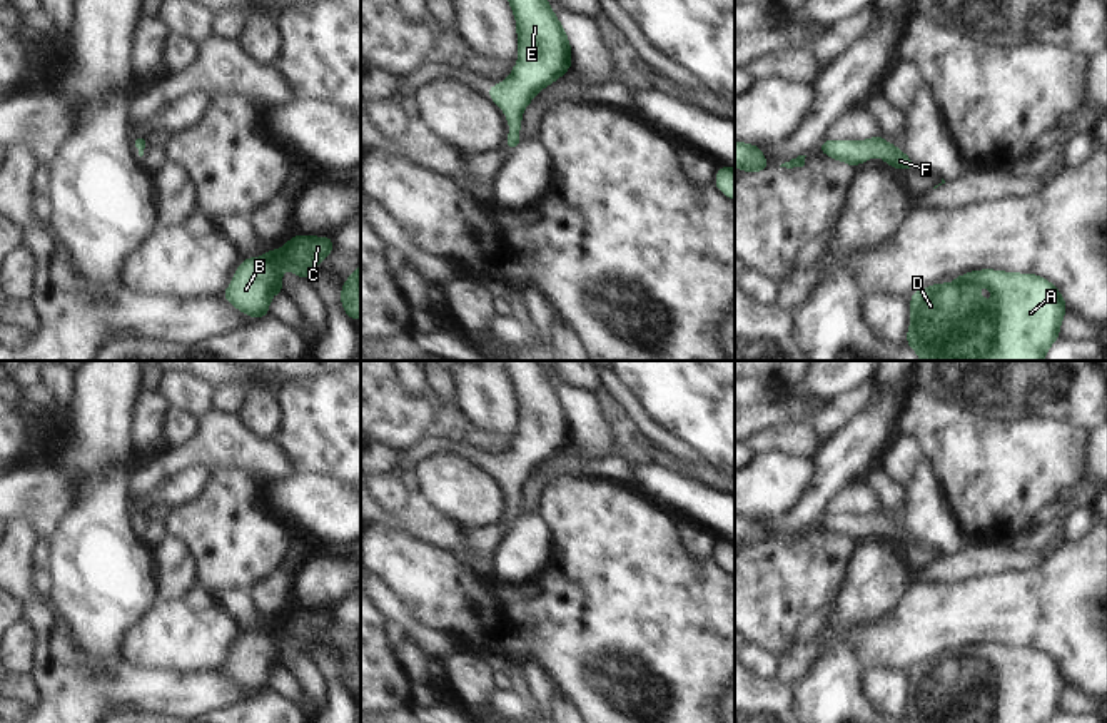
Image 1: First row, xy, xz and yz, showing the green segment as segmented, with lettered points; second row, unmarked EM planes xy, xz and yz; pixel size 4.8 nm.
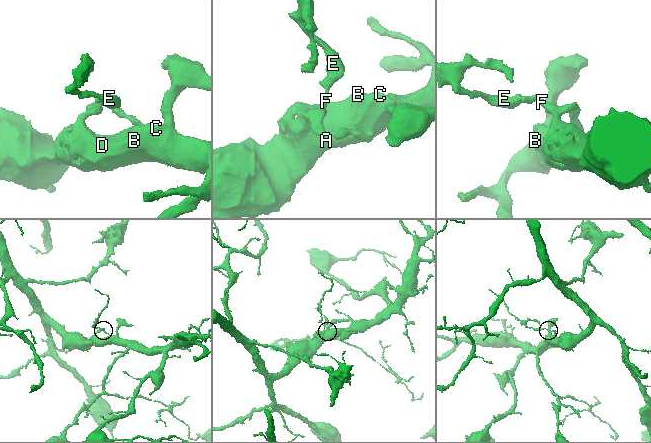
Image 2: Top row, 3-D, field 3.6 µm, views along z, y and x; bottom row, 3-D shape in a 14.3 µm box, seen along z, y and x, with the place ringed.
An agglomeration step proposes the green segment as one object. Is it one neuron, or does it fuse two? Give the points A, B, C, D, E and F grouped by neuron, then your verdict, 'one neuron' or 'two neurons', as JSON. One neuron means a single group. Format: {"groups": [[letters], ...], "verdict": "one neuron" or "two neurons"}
{"groups": [["A", "B", "C", "D", "E", "F"]], "verdict": "one neuron"}

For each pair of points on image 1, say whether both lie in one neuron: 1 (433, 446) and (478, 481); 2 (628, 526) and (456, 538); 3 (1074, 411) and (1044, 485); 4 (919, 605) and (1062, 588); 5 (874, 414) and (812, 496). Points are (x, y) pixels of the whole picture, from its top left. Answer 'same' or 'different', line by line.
1: different
2: different
3: different
4: same
5: same

